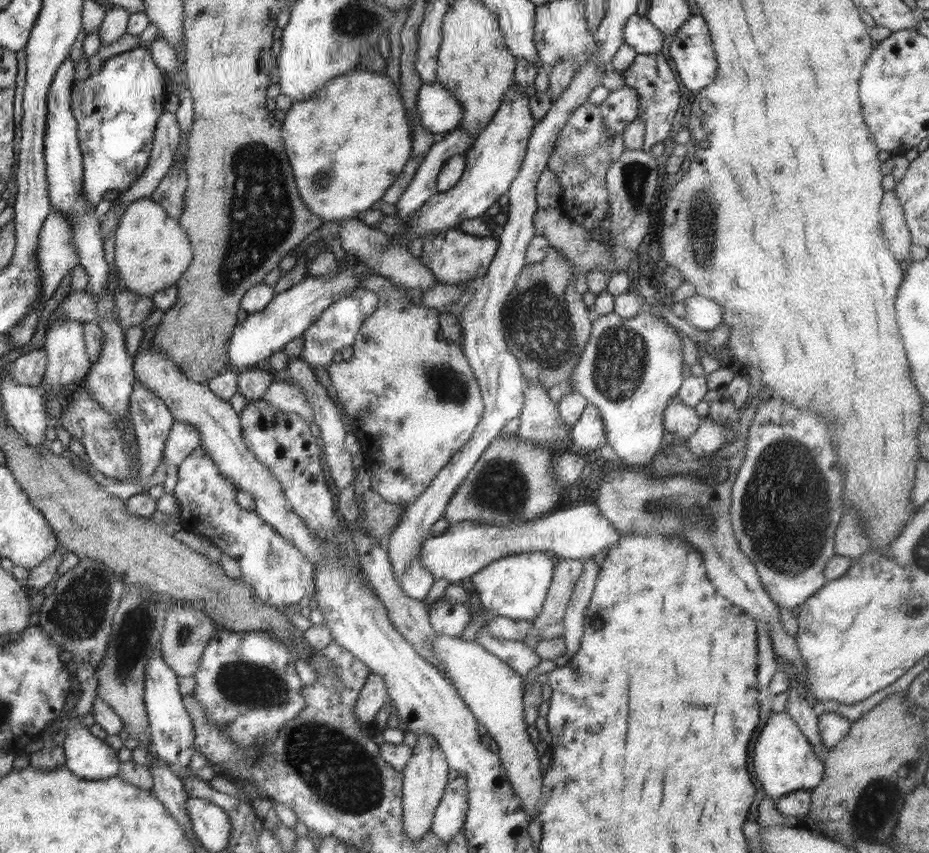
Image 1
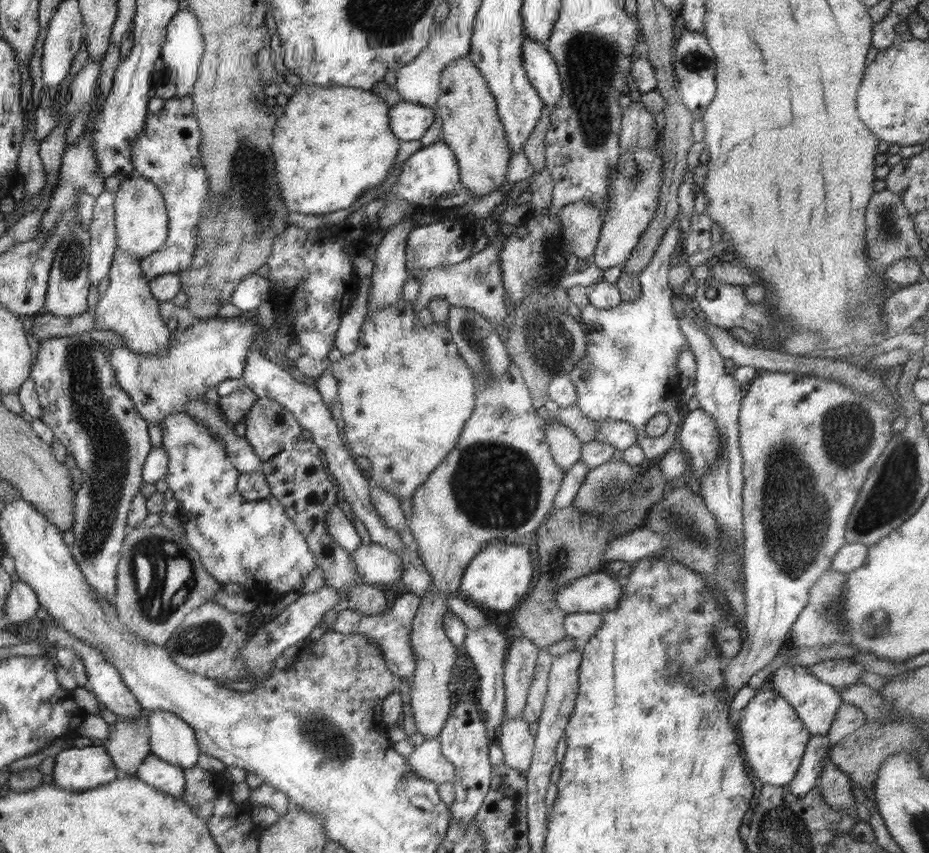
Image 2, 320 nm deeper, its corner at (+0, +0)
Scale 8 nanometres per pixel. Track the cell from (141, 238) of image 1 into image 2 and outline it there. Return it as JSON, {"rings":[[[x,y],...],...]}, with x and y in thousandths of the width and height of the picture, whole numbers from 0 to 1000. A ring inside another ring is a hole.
{"rings":[[[151,204],[136,206],[129,215],[124,231],[124,268],[126,272],[126,288],[142,297],[142,300],[153,305],[171,293],[179,284],[183,270],[183,254],[180,250],[178,234],[168,216],[159,208]]]}

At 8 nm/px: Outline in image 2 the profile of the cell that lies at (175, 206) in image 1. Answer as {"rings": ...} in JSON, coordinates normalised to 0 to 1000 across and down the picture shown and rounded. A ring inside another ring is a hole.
{"rings":[[[205,11],[193,12],[180,30],[175,73],[191,86],[189,114],[201,114],[209,106],[219,69],[215,23]]]}

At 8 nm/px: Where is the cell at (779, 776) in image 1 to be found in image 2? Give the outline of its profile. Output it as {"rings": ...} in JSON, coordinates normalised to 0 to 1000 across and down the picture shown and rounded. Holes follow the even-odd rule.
{"rings":[[[833,808],[814,809],[812,817],[800,830],[797,838],[794,858],[799,870],[797,875],[801,882],[800,890],[807,896],[809,905],[822,920],[848,920],[858,906],[873,858],[865,851],[847,821]]]}

